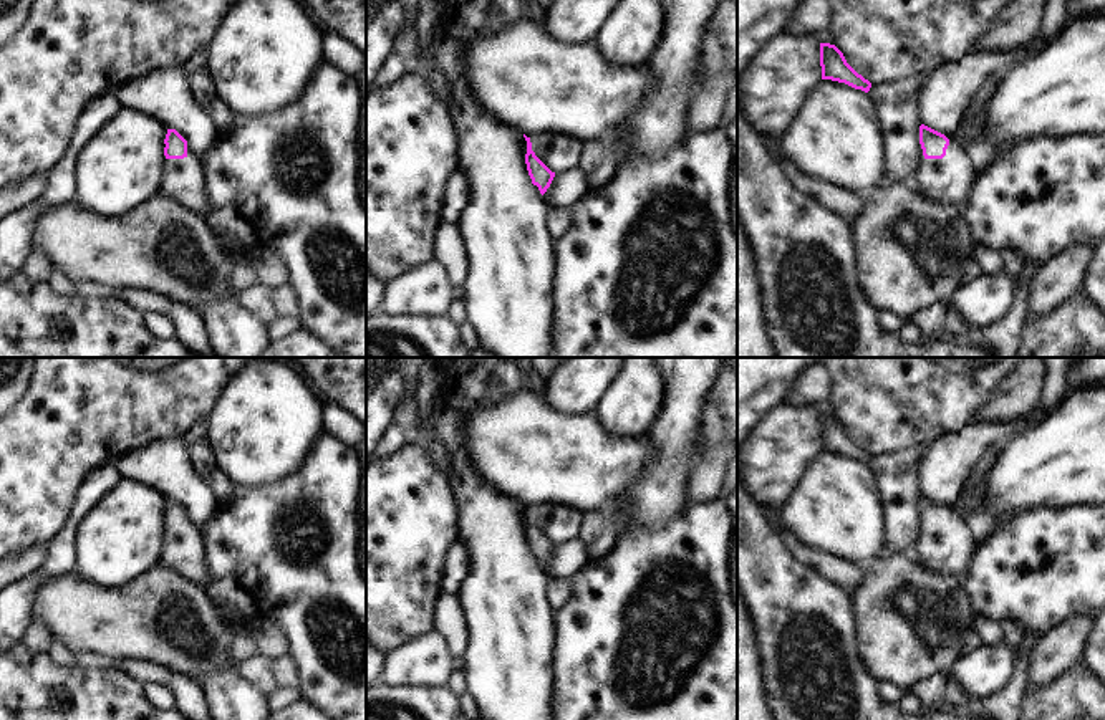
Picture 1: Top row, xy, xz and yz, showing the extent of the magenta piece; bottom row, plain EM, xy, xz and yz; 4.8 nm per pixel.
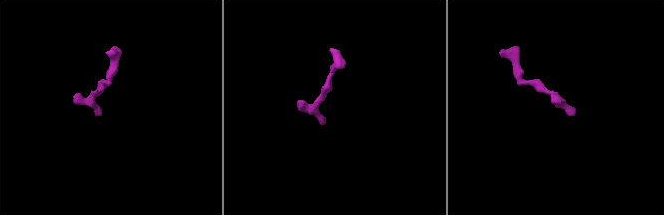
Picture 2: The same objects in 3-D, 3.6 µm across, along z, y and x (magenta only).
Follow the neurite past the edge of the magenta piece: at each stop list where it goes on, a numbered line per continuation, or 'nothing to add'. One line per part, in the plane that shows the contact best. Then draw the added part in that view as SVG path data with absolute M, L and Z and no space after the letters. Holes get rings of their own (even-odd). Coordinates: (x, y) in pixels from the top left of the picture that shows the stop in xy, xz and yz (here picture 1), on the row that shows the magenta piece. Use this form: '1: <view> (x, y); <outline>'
1: yz (948, 179); M954 136L943 159L923 161L918 189L933 200L956 205L969 192L974 175L976 167Z

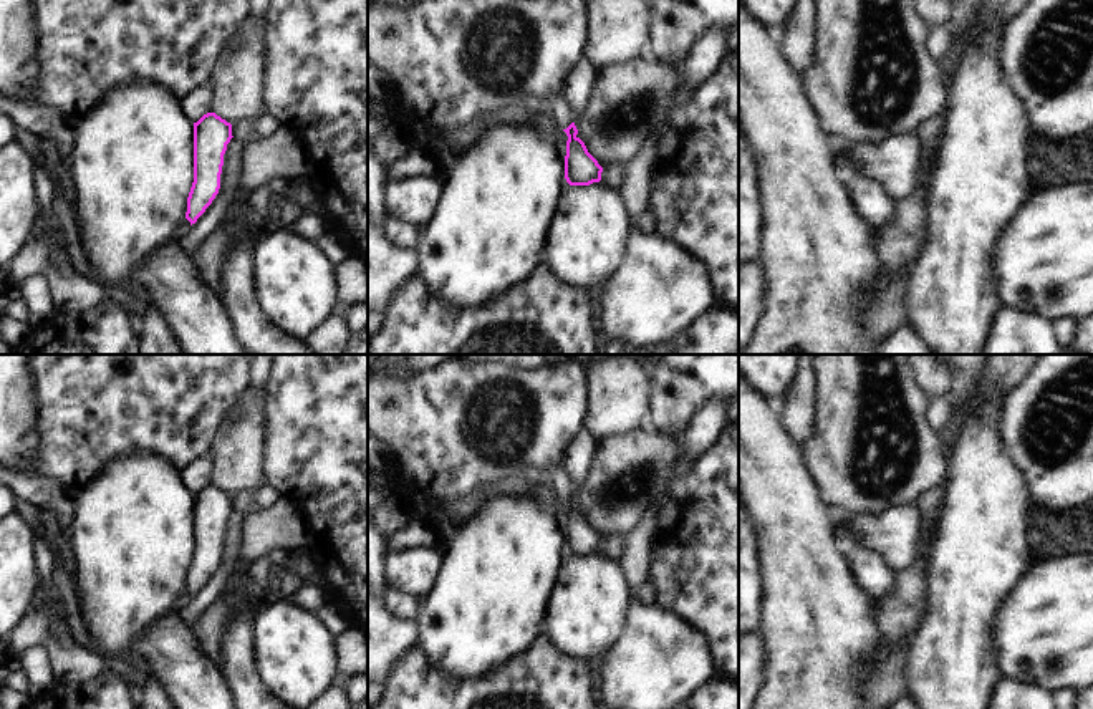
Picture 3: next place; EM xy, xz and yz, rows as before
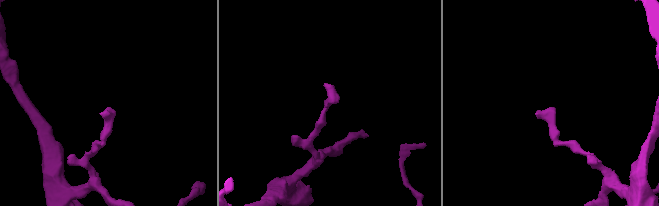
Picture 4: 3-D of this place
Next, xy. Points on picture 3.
nothing to add

